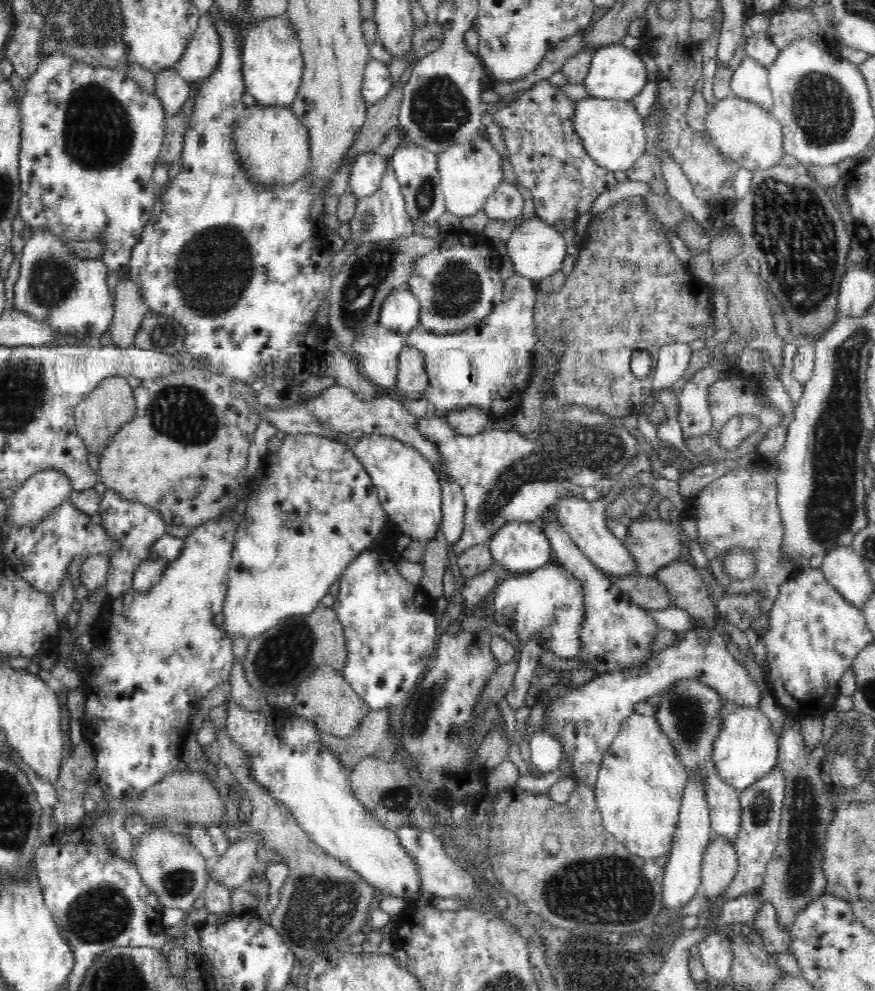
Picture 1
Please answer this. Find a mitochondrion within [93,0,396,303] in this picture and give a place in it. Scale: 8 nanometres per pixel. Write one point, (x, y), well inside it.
(367, 220)

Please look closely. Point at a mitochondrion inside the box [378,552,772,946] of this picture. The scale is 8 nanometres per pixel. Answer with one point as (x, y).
(610, 890)

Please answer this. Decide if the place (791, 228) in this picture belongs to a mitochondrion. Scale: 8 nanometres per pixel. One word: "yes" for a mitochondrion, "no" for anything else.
yes

